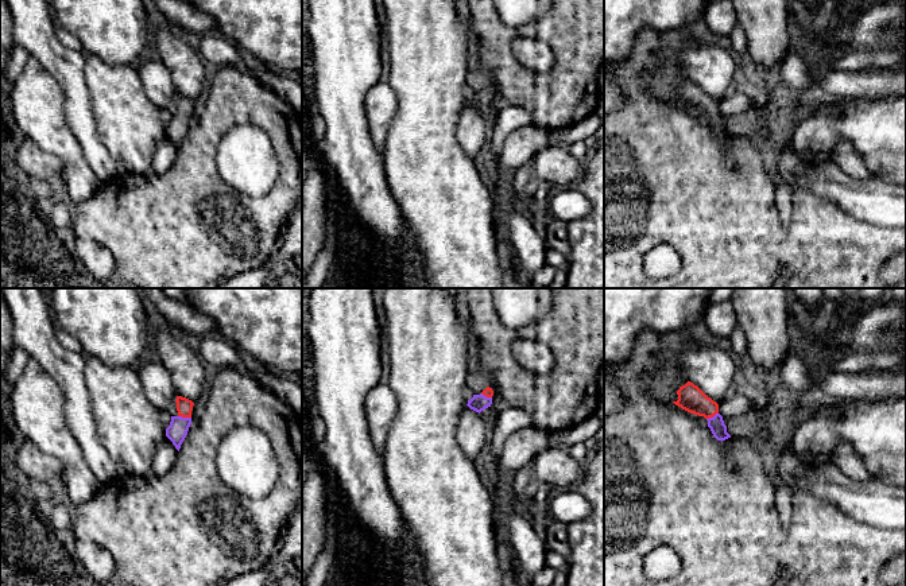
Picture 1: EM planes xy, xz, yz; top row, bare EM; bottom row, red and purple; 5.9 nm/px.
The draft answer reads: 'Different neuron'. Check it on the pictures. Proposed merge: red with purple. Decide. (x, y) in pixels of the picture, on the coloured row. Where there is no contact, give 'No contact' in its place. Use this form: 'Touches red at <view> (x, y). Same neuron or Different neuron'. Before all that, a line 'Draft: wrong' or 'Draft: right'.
Draft: wrong
Touches red at xy (185, 416). Same neuron

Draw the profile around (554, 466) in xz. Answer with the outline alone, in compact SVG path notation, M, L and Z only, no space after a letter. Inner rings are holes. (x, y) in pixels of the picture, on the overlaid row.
M547 449L534 459L539 481L557 489L570 489L584 473L584 463L560 449Z

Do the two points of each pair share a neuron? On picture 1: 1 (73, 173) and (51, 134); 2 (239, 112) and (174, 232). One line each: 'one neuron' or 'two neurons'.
1: one neuron
2: one neuron

